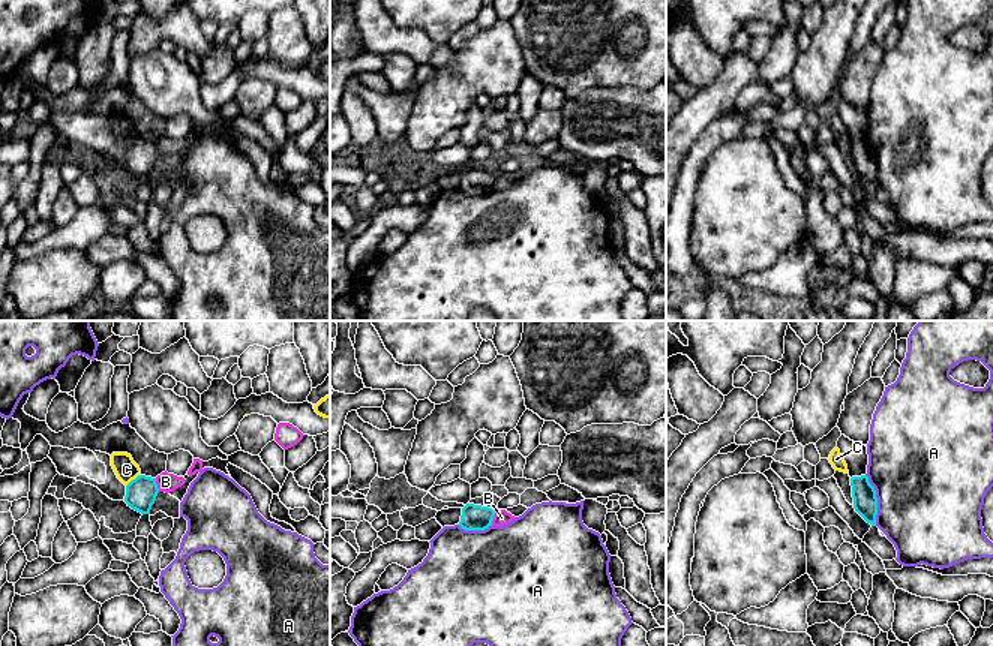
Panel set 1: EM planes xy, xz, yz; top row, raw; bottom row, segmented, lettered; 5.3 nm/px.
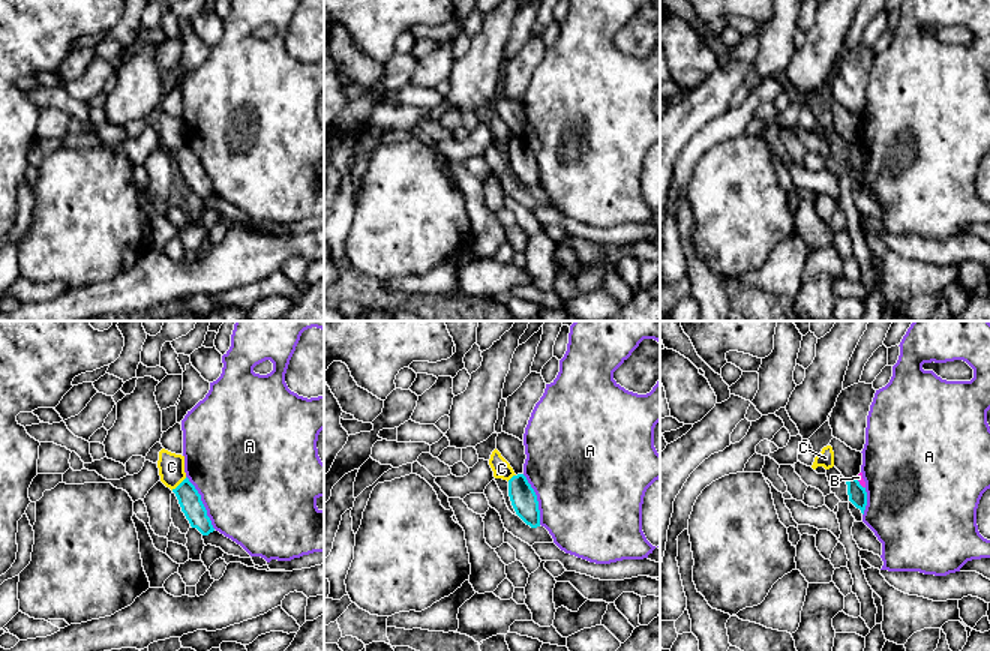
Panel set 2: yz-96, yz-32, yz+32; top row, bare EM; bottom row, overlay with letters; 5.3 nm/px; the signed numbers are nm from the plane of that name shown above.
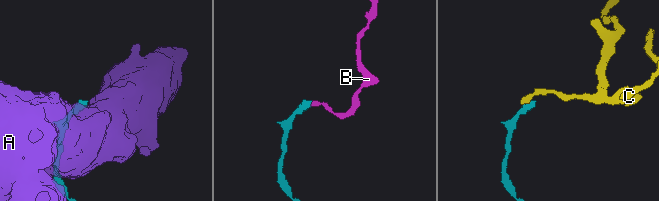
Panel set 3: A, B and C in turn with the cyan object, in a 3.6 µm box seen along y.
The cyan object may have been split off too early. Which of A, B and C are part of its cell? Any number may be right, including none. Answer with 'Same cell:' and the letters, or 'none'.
Same cell: none

